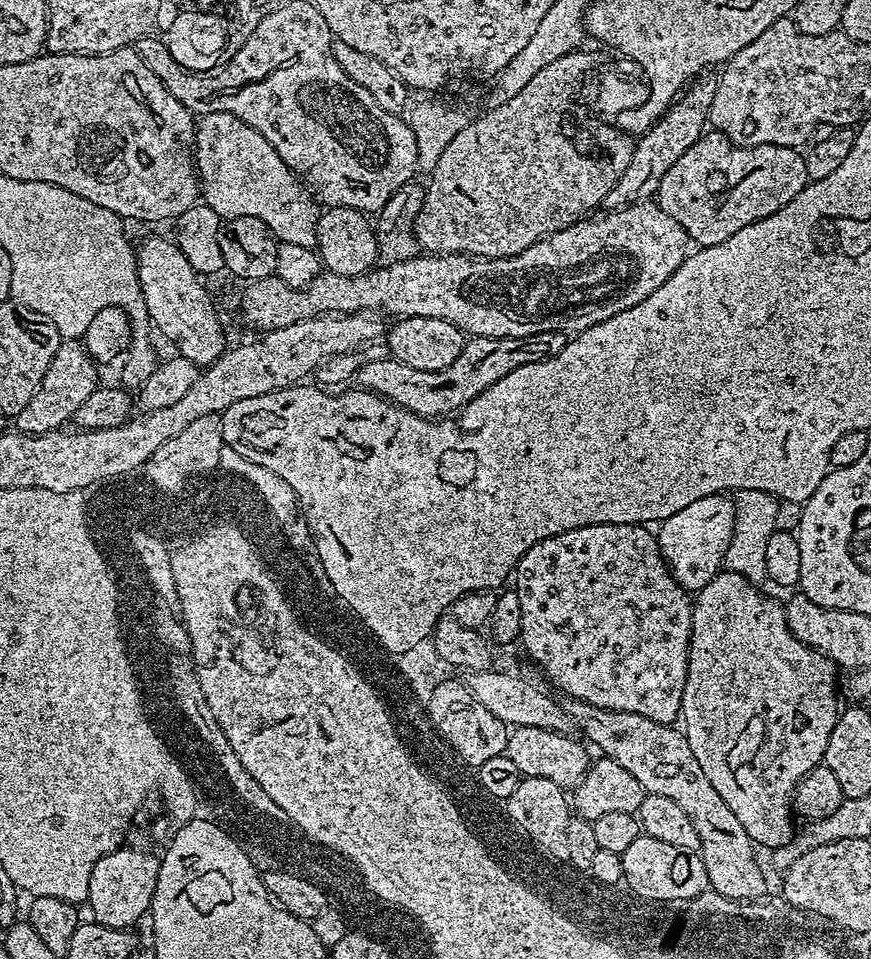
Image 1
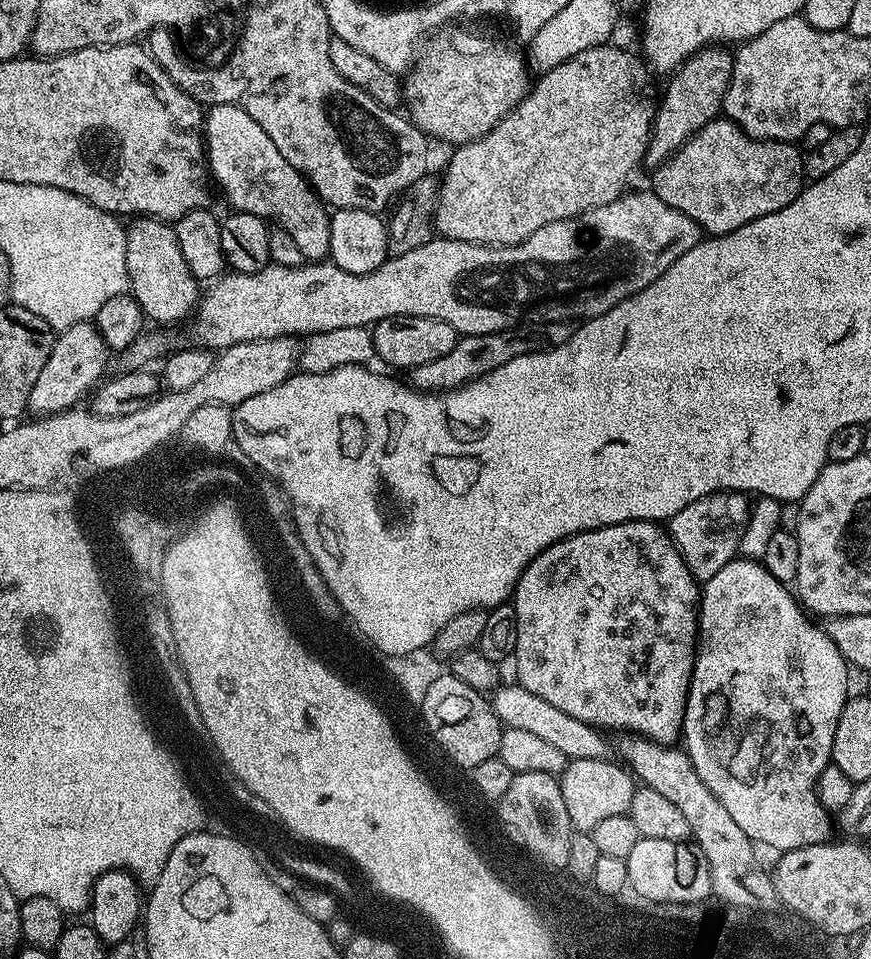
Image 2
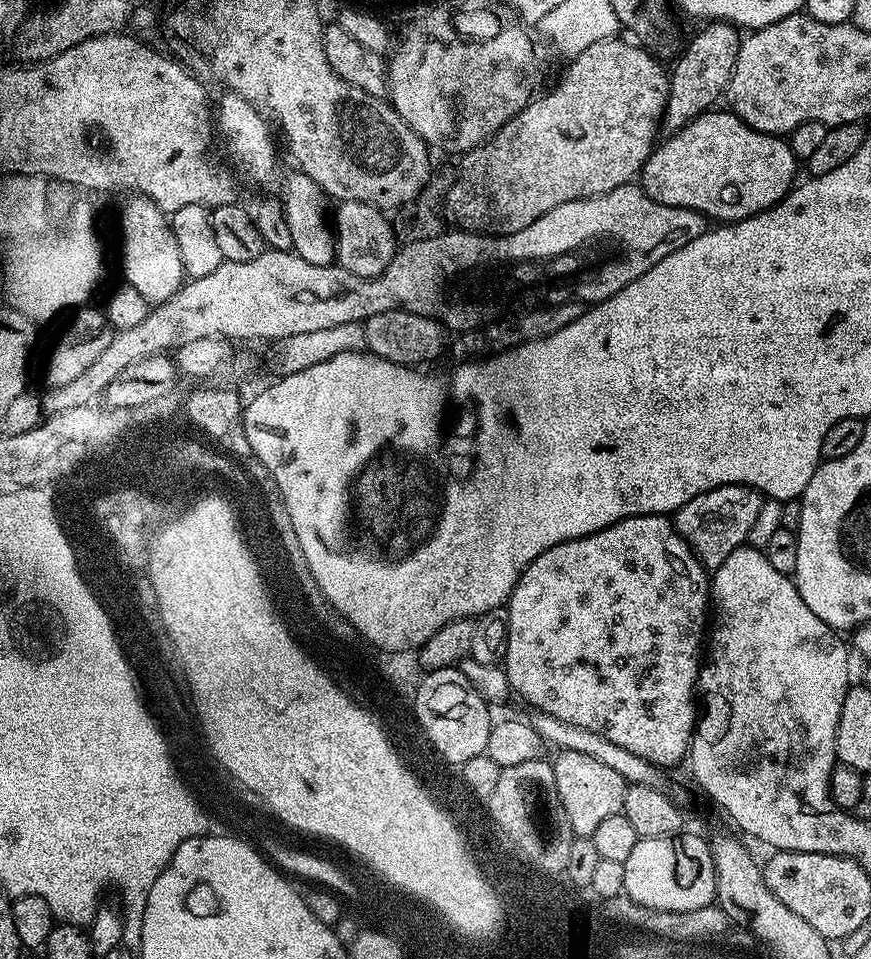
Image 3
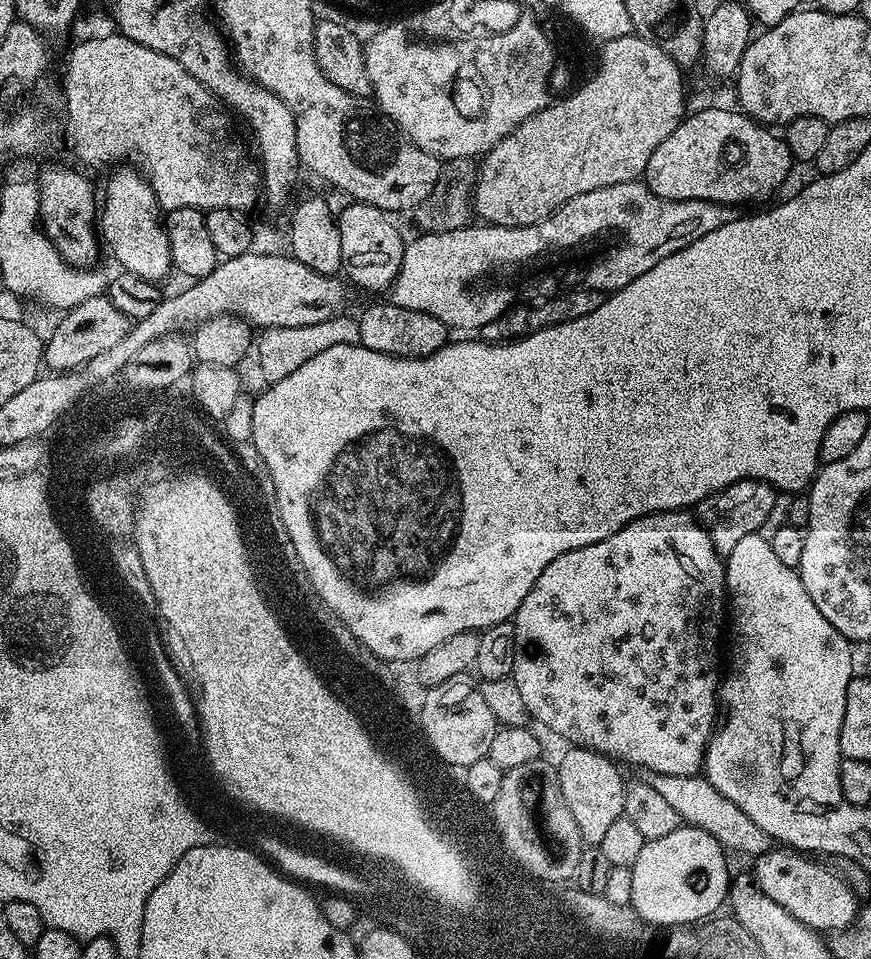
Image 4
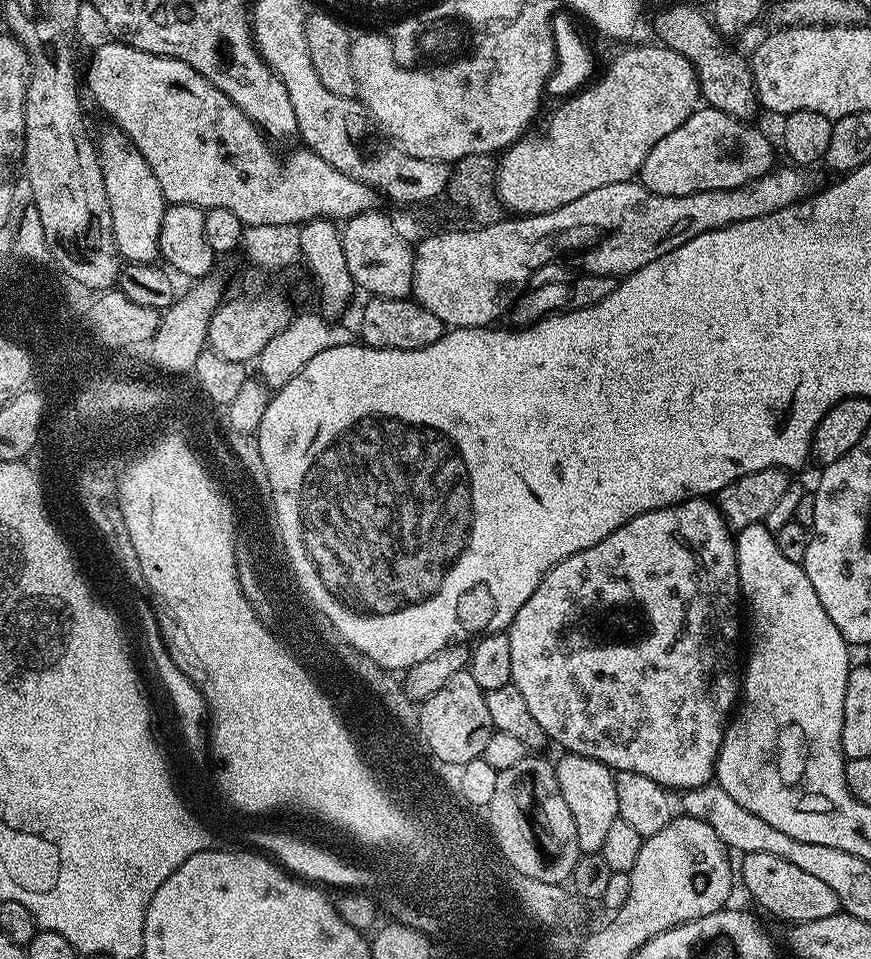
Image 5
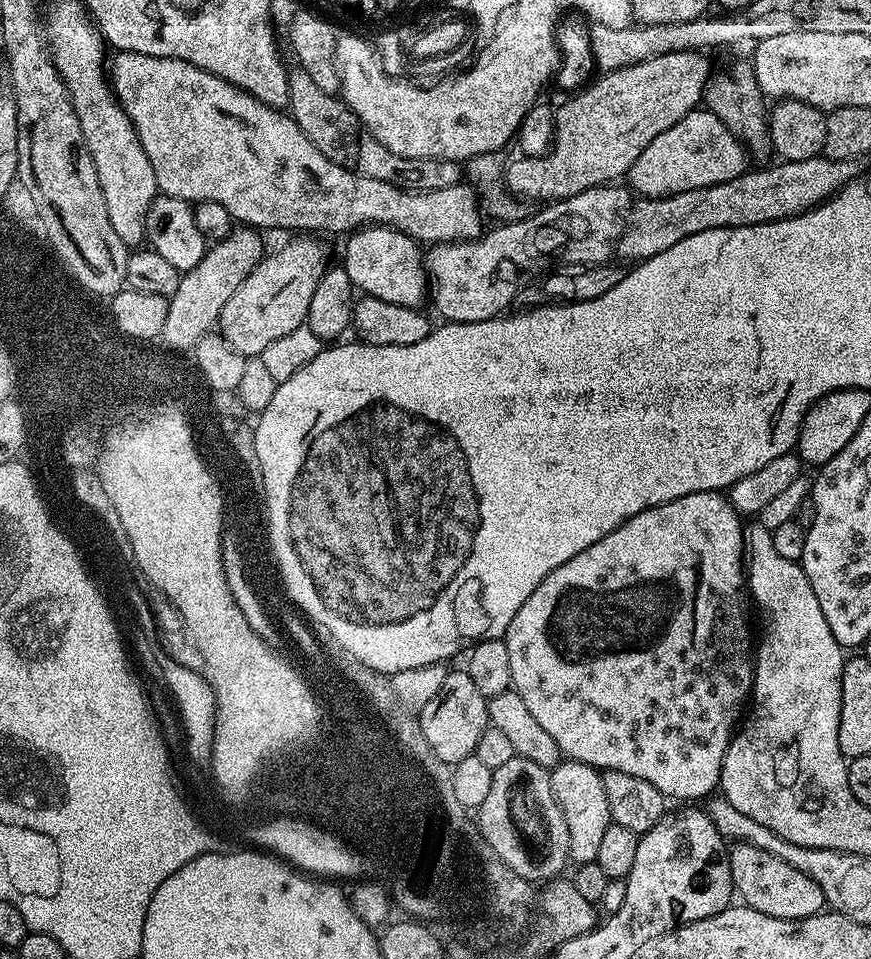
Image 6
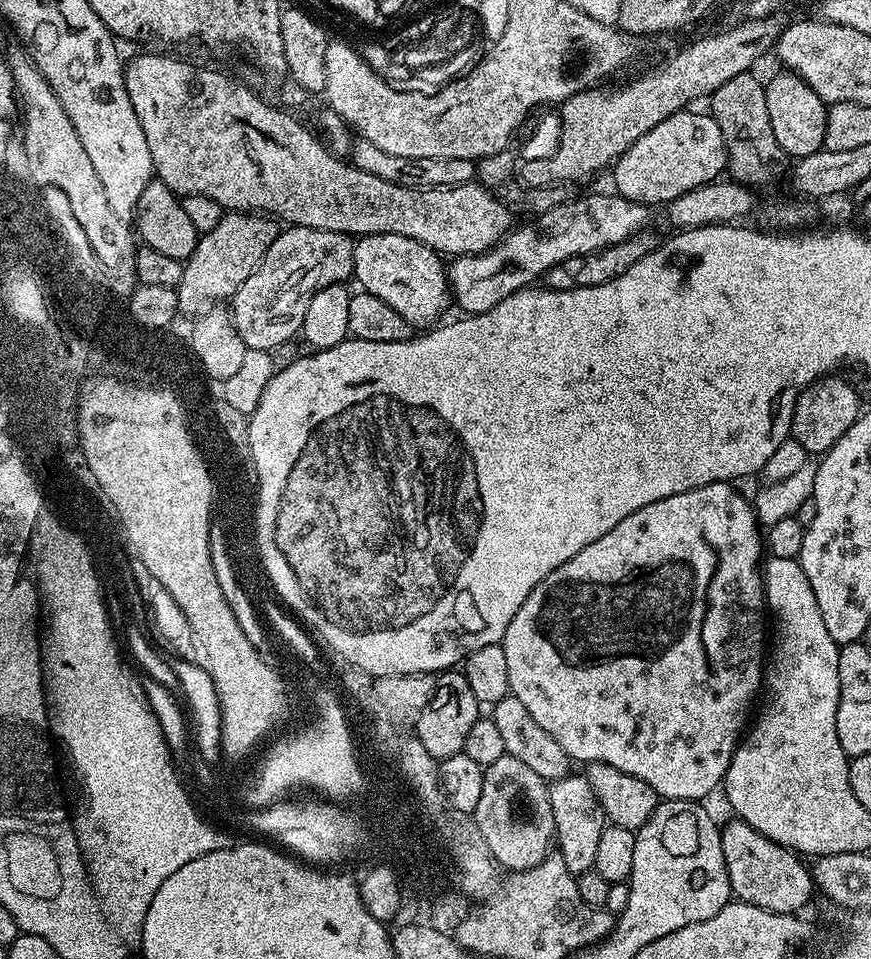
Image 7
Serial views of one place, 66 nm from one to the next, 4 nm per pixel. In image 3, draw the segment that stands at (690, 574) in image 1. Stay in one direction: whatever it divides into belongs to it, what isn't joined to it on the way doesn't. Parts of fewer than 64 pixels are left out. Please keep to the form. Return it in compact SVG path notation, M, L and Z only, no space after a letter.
M743 484L718 487L691 499L675 513L676 530L688 541L700 563L707 569L715 570L734 550L747 543L763 501L761 493Z

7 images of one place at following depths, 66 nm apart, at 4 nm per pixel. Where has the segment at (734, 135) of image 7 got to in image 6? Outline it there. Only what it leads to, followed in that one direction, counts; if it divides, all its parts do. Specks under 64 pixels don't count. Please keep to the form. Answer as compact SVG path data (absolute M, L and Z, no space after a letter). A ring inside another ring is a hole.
M747 59L736 60L729 68L715 73L704 87L703 107L714 113L731 130L749 153L760 156L769 155L770 133L768 131L769 105L764 91L758 86L756 72ZM764 103L766 103L764 105Z

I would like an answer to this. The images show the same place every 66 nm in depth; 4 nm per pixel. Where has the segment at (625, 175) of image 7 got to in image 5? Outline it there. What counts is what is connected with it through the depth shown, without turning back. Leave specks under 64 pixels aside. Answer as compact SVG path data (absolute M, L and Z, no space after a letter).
M697 107L686 122L678 126L662 142L646 154L646 162L638 173L639 183L654 194L685 196L706 190L730 190L772 171L772 144L751 123L736 120L722 110Z

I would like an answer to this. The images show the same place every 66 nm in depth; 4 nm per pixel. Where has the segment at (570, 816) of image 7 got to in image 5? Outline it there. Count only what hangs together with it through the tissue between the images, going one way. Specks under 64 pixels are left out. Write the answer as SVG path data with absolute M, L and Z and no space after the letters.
M561 755L561 760L555 761L558 786L562 790L562 798L566 798L566 806L570 806L570 814L574 817L574 826L578 830L578 846L581 853L599 854L602 850L602 842L615 820L620 819L618 810L618 790L613 769L607 768L602 762L585 756Z

